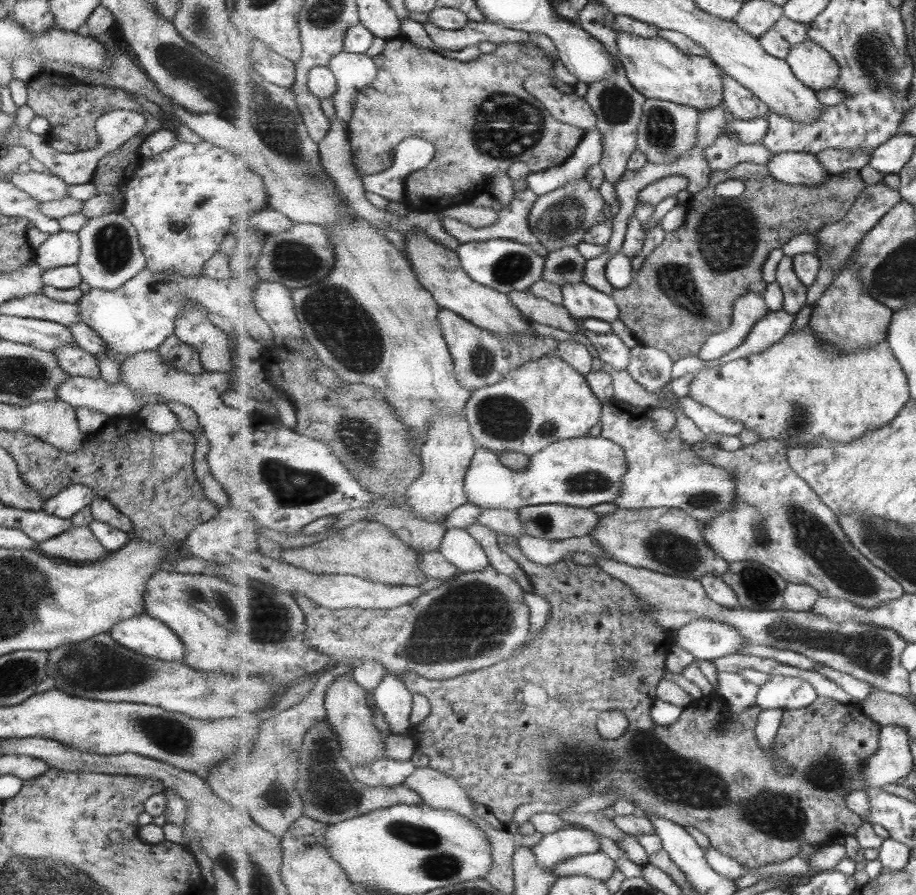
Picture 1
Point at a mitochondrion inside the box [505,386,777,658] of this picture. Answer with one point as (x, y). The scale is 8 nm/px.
(668, 549)

